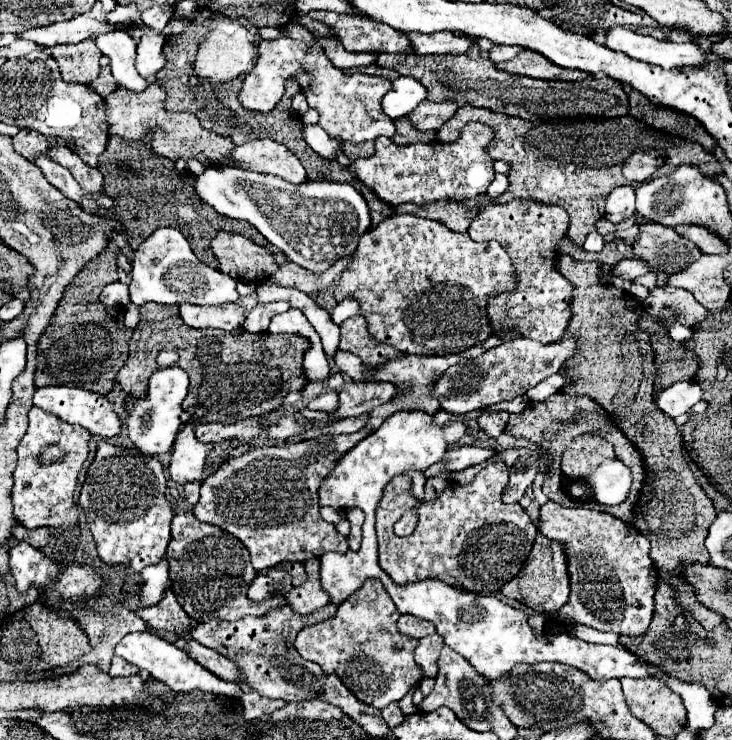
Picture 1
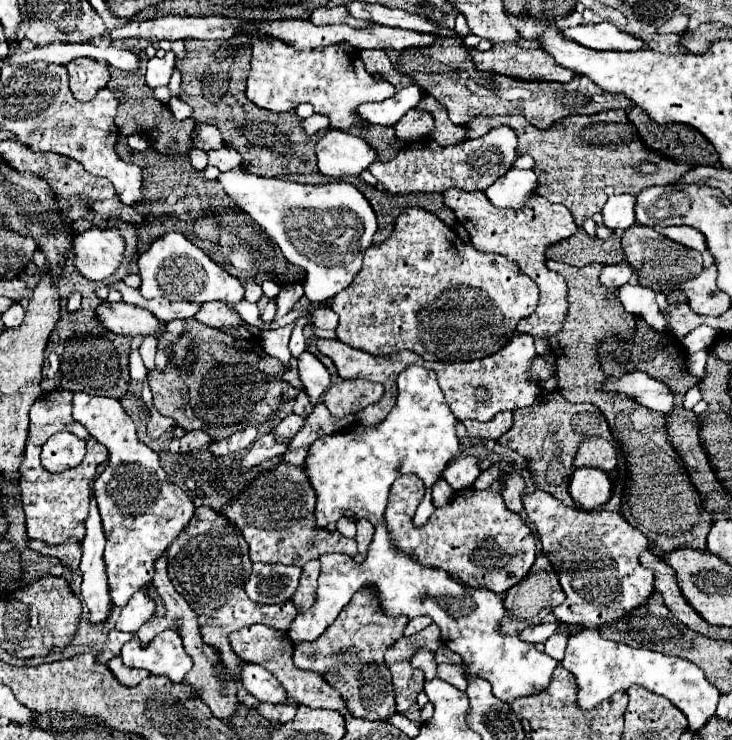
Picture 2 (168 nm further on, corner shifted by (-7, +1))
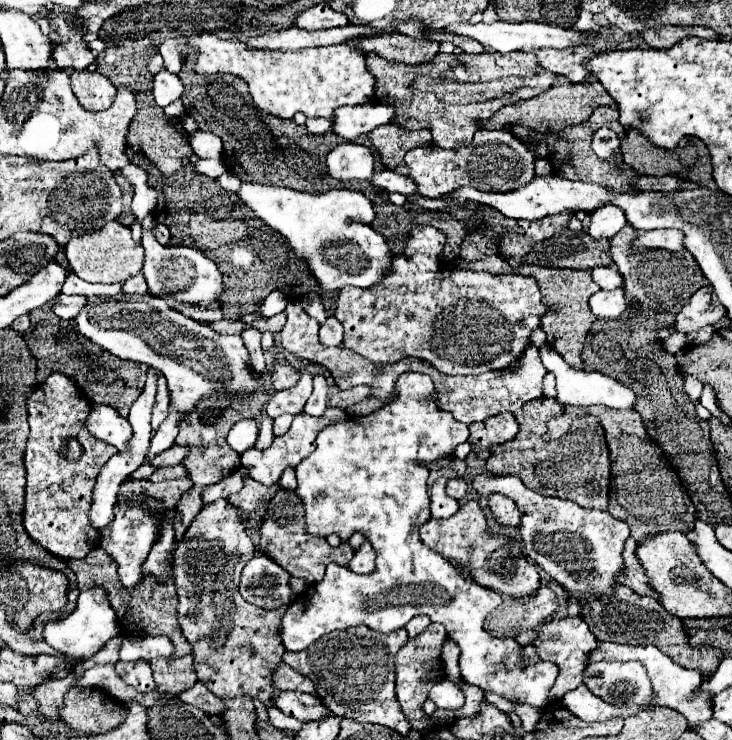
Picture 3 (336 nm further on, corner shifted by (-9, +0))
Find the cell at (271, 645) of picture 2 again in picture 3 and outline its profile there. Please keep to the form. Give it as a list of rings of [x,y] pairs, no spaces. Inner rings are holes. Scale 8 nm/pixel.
[[[280,662],[280,668],[272,672],[272,684],[276,690],[298,690],[298,692],[308,692],[318,698],[314,682],[298,674],[294,668],[288,668],[288,664],[284,662]]]

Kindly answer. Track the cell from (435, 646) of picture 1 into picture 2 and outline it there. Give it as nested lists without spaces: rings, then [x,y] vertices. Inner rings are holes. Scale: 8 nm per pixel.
[[[450,663],[438,665],[438,677],[448,681],[450,685],[454,685],[460,691],[466,691],[466,687],[468,687],[468,681],[466,681],[460,665],[450,665]]]

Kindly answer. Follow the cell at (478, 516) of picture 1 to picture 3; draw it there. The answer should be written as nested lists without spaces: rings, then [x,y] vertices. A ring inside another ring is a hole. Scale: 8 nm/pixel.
[[[468,500],[454,516],[438,520],[430,518],[420,526],[422,542],[446,560],[456,560],[464,570],[472,572],[470,578],[484,588],[496,590],[512,598],[528,598],[540,586],[540,574],[534,562],[530,562],[516,538],[490,534],[484,508],[478,500]]]

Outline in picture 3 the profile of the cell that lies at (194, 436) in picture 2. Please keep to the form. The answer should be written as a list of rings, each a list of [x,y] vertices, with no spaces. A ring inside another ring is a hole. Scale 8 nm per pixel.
[[[174,444],[172,448],[168,448],[168,450],[164,450],[162,454],[154,456],[154,458],[150,460],[150,464],[156,466],[156,468],[162,468],[162,466],[176,466],[176,464],[180,464],[180,462],[184,460],[184,454],[188,454],[188,448]]]

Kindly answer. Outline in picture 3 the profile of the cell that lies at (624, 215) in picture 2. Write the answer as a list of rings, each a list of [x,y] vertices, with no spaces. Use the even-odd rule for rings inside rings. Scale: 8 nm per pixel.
[[[606,204],[606,206],[598,208],[596,212],[592,212],[592,224],[588,228],[588,234],[596,240],[598,238],[612,238],[626,224],[628,222],[626,222],[624,212],[620,212],[620,208],[616,208],[614,204]]]

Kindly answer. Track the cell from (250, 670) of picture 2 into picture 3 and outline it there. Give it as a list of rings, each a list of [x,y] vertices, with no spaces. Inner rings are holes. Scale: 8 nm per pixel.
[[[282,690],[280,694],[276,694],[276,708],[302,722],[320,720],[324,716],[330,716],[330,710],[326,710],[324,704],[316,700],[312,694],[300,694],[292,690]]]

